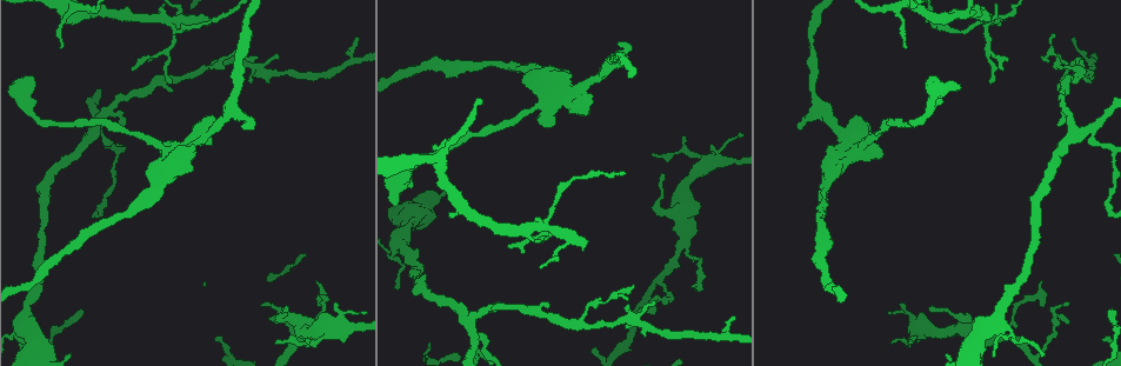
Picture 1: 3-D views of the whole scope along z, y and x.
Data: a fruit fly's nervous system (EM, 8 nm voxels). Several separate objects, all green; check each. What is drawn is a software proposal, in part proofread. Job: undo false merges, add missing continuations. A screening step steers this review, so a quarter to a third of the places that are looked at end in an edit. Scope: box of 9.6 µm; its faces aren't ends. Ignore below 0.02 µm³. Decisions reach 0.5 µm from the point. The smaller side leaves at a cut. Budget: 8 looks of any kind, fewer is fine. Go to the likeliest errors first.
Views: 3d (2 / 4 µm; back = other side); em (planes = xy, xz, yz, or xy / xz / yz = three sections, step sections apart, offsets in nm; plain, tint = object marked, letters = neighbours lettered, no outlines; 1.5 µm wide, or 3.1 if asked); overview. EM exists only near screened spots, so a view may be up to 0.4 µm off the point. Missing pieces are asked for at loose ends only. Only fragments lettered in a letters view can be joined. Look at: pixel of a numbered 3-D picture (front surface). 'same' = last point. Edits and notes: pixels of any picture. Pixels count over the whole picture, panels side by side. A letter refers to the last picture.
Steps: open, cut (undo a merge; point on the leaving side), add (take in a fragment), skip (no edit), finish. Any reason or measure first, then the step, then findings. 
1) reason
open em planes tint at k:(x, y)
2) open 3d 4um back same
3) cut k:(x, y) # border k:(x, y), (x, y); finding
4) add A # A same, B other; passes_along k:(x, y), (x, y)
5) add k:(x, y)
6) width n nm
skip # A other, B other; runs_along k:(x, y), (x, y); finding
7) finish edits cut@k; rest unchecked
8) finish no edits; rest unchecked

long arm stops here
open 3d 4um at 1:(1102, 339)

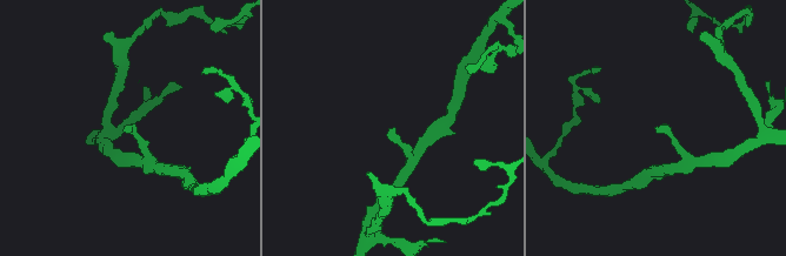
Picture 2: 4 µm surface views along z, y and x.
shape alone is not enough
open em xy step 8 letters at 2:(654, 128)

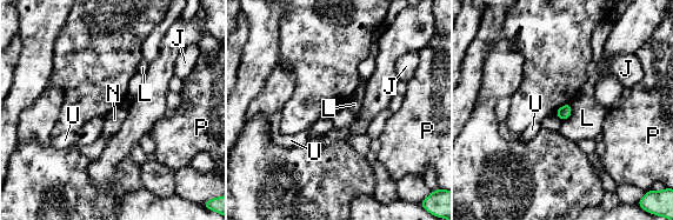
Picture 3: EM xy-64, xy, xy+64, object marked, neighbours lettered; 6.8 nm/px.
open em planes letters same

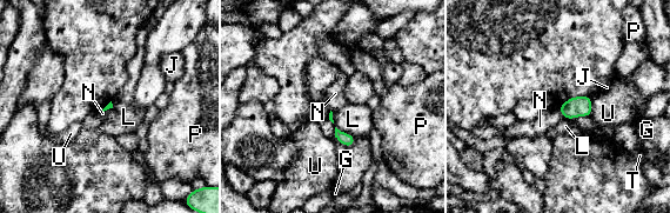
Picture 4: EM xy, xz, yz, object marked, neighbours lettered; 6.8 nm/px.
skip # G other, J other, L other, N other, P other, T other, U other; border 4:(558, 108), (563, 117); none of them fits

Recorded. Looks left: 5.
branch stops here
open 3d 2um back at 1:(207, 17)

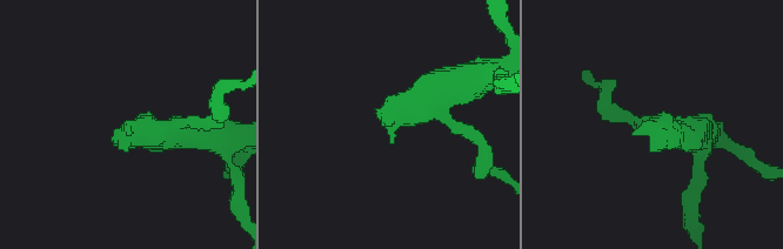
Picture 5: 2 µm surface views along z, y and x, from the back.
need the tissue
open em planes plain at 5:(657, 135)

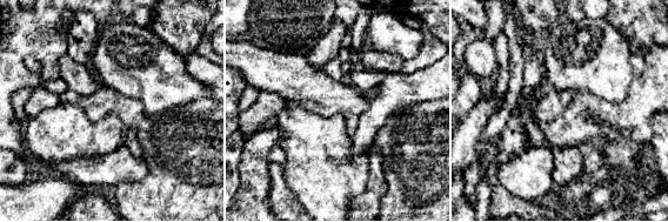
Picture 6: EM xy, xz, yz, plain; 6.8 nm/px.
see the neighbours
open em planes letters same

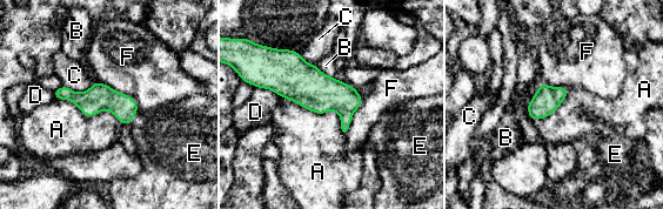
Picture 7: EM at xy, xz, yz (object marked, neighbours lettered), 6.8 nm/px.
width 190 nm
add E # A other, B other, C other, D other, E same, F other; it goes on there

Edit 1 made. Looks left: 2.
open overview

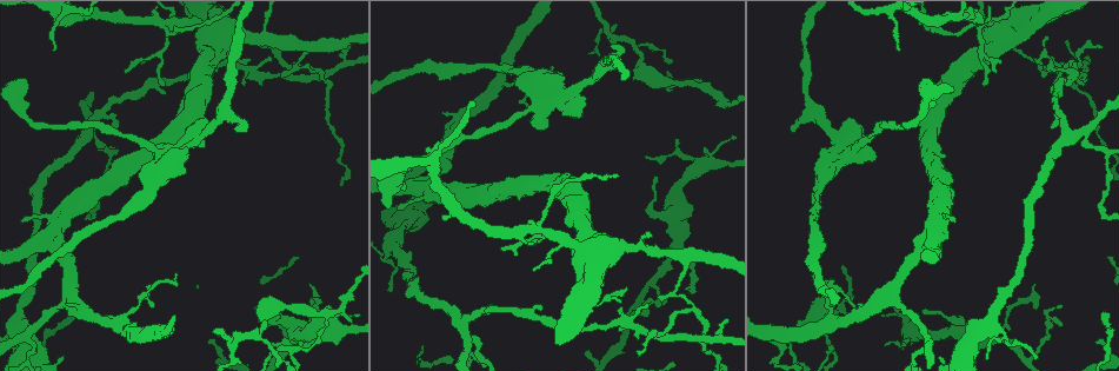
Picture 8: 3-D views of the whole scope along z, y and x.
abrupt turn
open em xy step 8 letters at 8:(1027, 358)

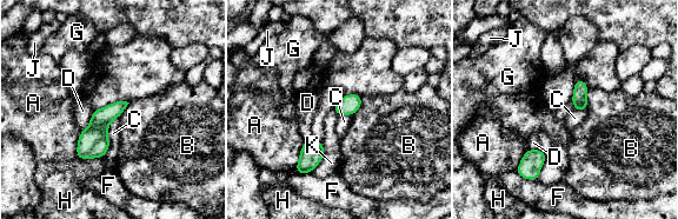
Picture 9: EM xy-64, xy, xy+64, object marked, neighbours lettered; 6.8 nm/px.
width 100 nm
skip # A other, B other, C other, D other, F other, G other, H other, J other, K other; border 9:(128, 101), (114, 101), (94, 110); all the same neuron

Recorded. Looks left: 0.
finish edits add@7; rest unchecked

